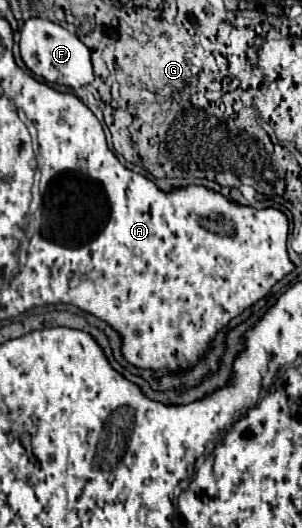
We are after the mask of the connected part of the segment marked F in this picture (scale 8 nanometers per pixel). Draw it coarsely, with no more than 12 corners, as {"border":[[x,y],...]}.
{"border":[[26,20],[20,54],[48,82],[94,80],[90,50],[66,28]]}

